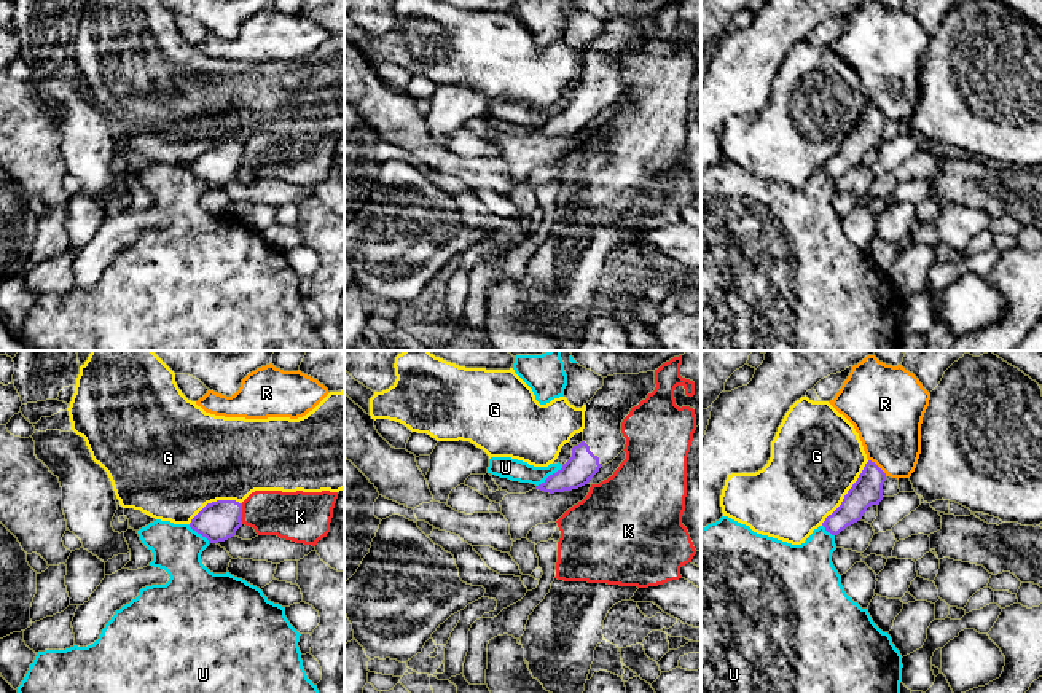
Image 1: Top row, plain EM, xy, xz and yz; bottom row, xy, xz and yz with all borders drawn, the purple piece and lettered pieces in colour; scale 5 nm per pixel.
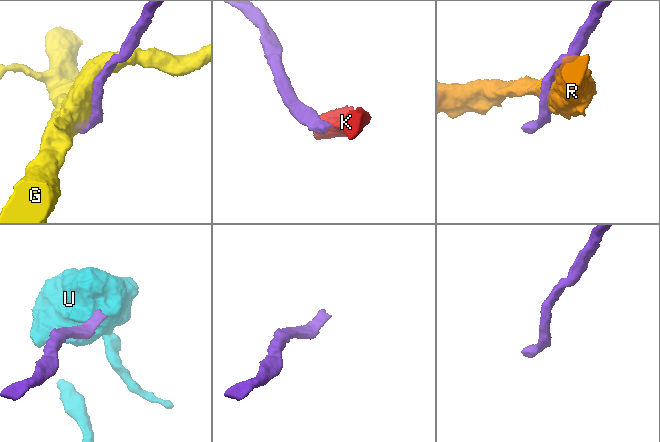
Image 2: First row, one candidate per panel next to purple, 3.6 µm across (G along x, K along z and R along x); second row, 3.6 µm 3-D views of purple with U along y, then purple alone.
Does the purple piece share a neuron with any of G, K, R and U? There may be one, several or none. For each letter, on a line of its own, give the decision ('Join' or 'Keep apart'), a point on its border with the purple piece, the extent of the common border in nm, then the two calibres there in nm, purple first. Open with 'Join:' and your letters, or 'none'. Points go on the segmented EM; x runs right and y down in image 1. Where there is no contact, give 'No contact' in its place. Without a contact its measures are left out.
Join: none
G: Keep apart. Touches purple at yz (848, 493). Shared border 400 nm. Thickness 150 nm (purple) against 460 nm
K: Keep apart. Touches purple at xy (241, 513). Shared border 100 nm. Thickness 200 nm (purple) against 240 nm
R: Keep apart. Touches purple at yz (878, 467). Shared border 130 nm. Thickness 150 nm (purple) against 340 nm
U: Keep apart. Touches purple at xz (550, 475). Shared border 170 nm. Thickness 150 nm (purple) against 110 nm

